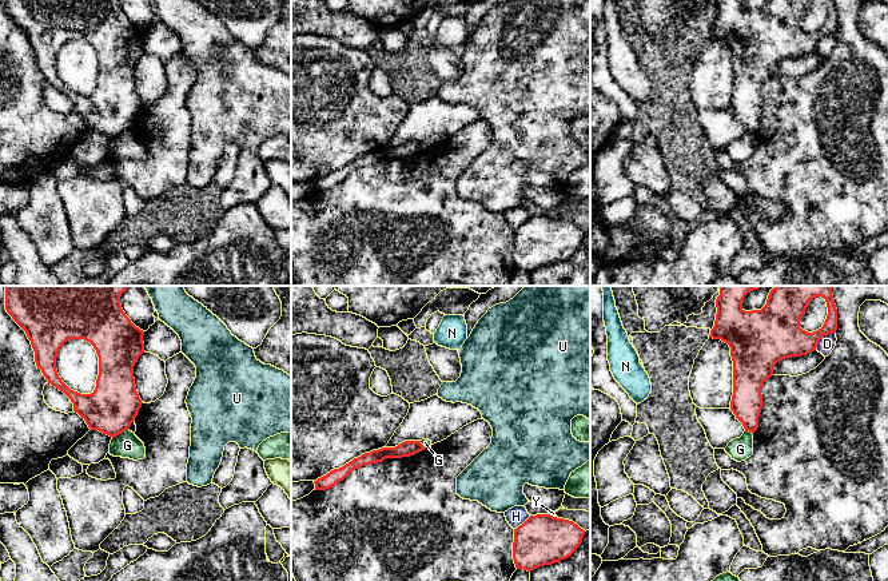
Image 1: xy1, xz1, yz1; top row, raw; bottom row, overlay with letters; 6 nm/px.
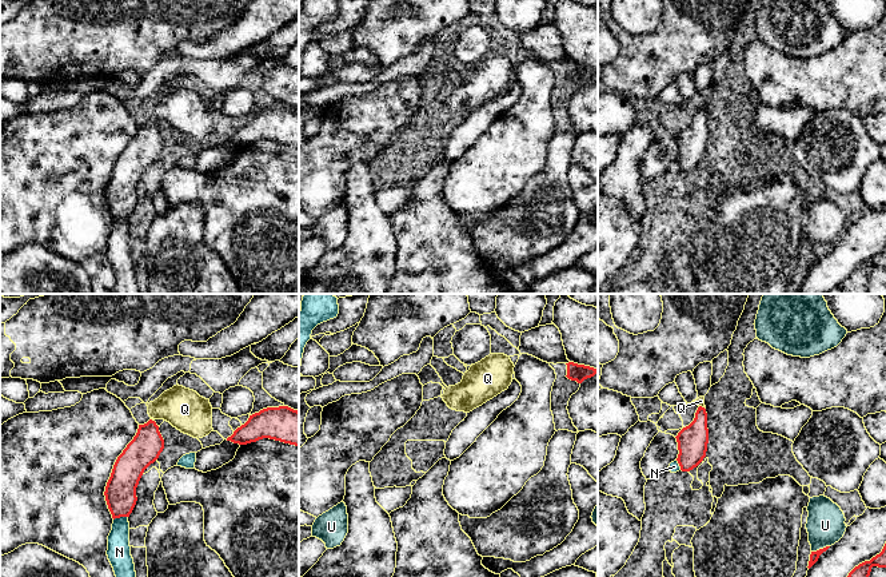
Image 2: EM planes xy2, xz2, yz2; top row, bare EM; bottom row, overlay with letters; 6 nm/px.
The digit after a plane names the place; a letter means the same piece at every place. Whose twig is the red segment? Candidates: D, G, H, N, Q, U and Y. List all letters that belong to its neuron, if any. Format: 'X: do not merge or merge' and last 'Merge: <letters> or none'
D: do not merge
G: do not merge
H: do not merge
N: do not merge
Q: merge
U: do not merge
Y: do not merge
Merge: Q

